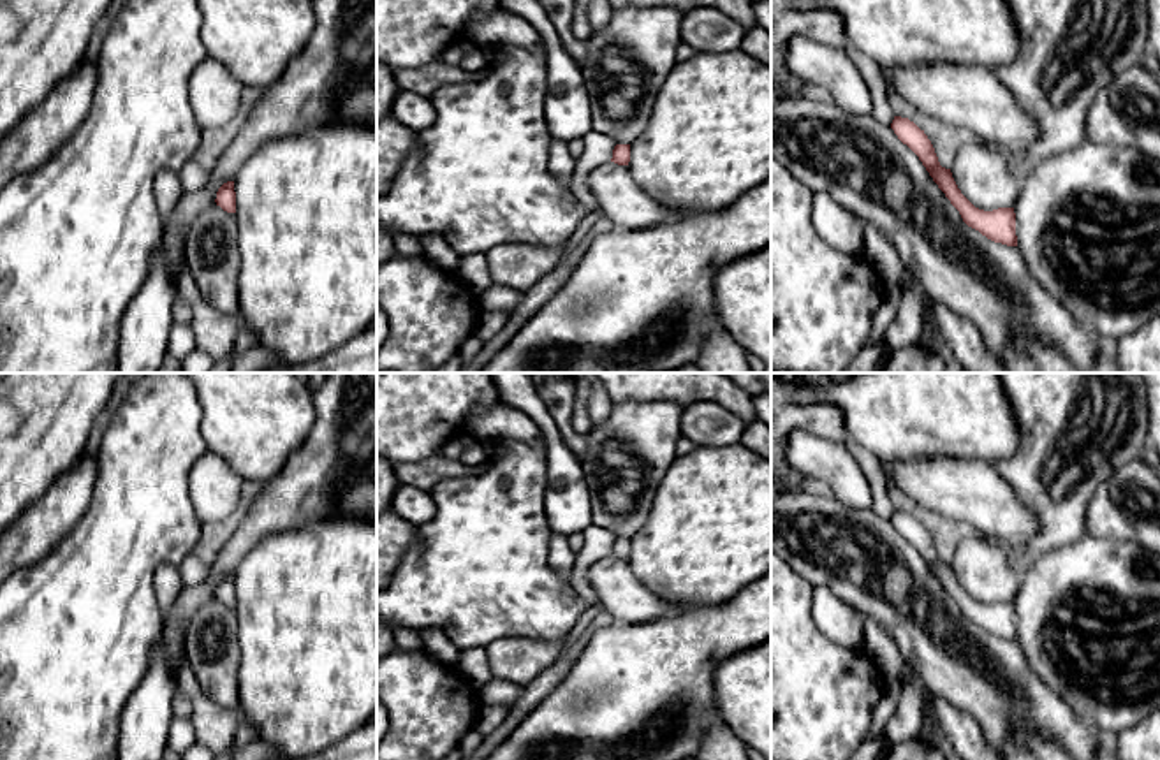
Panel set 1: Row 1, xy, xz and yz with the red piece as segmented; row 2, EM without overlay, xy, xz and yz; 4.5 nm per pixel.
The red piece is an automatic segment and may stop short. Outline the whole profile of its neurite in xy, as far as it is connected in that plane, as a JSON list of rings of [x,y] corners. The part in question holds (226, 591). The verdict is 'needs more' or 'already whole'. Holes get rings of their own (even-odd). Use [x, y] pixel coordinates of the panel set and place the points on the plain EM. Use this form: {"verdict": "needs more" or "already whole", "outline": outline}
{"verdict": "already whole", "outline": [[[234,575],[224,577],[215,593],[217,600],[220,600],[227,607],[236,607],[236,586],[234,586]]]}

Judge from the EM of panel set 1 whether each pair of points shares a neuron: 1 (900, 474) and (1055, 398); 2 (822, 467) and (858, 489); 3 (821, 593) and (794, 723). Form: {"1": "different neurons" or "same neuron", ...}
{"1": "different neurons", "2": "same neuron", "3": "different neurons"}

